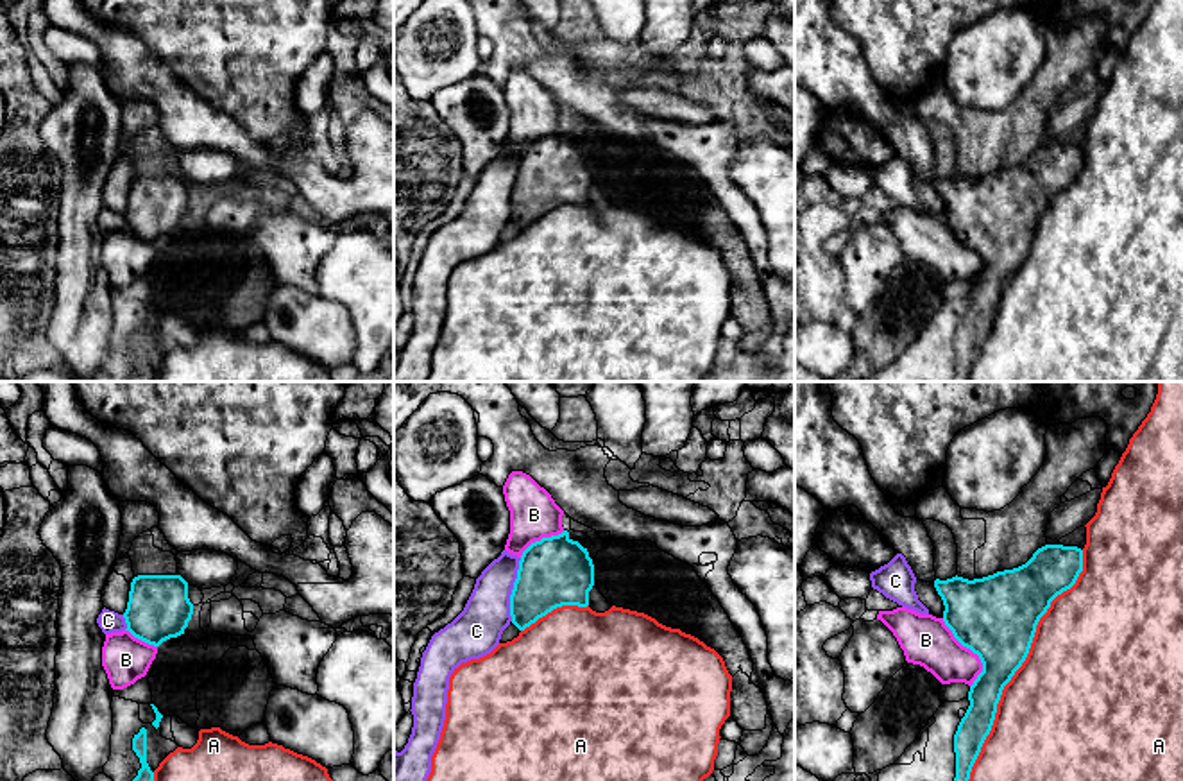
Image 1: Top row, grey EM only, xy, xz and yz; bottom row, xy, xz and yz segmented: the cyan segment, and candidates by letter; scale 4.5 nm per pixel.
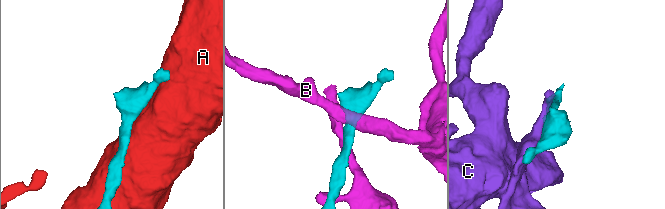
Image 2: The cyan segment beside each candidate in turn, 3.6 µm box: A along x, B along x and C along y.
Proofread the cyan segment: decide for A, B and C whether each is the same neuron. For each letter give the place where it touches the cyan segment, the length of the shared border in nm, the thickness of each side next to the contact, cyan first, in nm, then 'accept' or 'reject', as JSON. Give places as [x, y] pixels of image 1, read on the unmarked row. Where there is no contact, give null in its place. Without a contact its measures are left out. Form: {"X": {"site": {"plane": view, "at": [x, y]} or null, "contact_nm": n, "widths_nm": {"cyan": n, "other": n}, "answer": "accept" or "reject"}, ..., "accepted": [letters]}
{"A": {"site": {"plane": "yz", "at": [1021, 264]}, "contact_nm": 1150, "widths_nm": {"cyan": 380, "other": 500}, "answer": "reject"}, "B": {"site": {"plane": "yz", "at": [972, 249]}, "contact_nm": 340, "widths_nm": {"cyan": 380, "other": 220}, "answer": "reject"}, "C": {"site": {"plane": "xz", "at": [512, 188]}, "contact_nm": 280, "widths_nm": {"cyan": 320, "other": 220}, "answer": "reject"}, "accepted": []}

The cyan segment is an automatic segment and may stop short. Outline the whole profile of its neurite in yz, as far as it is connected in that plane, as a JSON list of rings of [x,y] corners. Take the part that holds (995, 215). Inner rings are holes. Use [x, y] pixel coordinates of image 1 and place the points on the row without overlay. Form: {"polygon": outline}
{"polygon": [[[795,0],[795,84],[813,93],[825,109],[857,106],[891,147],[906,156],[915,176],[936,186],[945,204],[945,224],[963,245],[979,254],[983,270],[970,285],[970,305],[954,333],[956,376],[952,382],[968,382],[972,365],[992,330],[1002,288],[1026,260],[1036,224],[1051,201],[1076,183],[1083,170],[1083,149],[1045,143],[1018,167],[974,179],[957,174],[940,179],[934,170],[934,142],[923,120],[895,111],[870,73],[859,39],[834,20],[832,0]]]}

